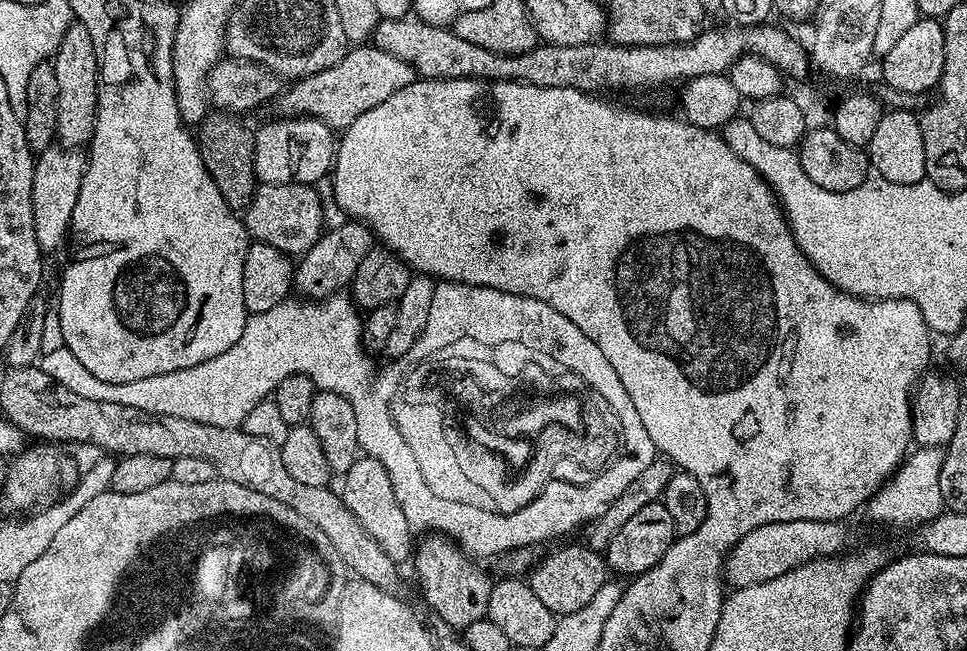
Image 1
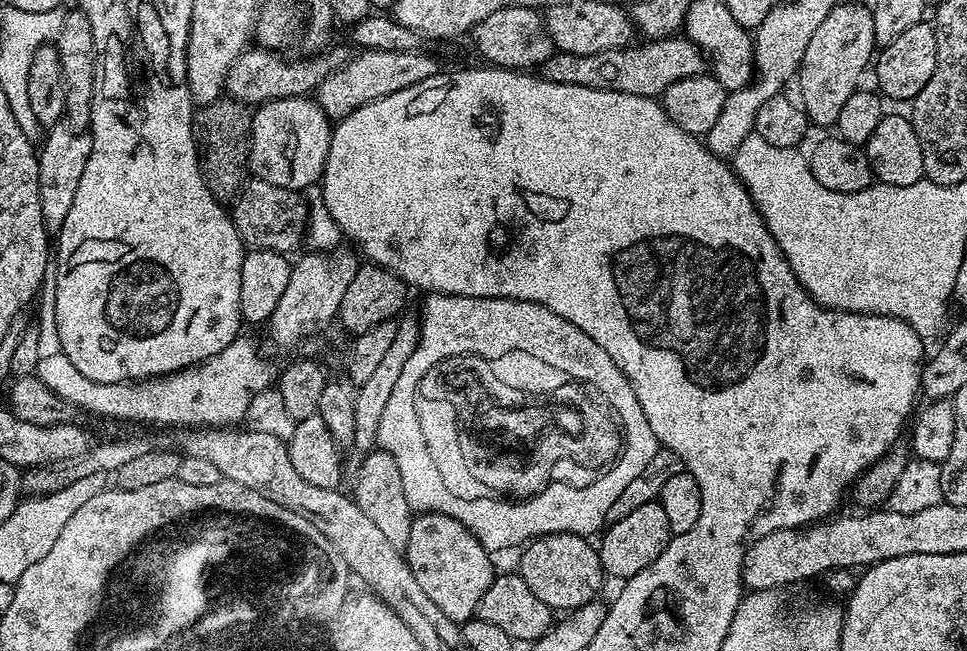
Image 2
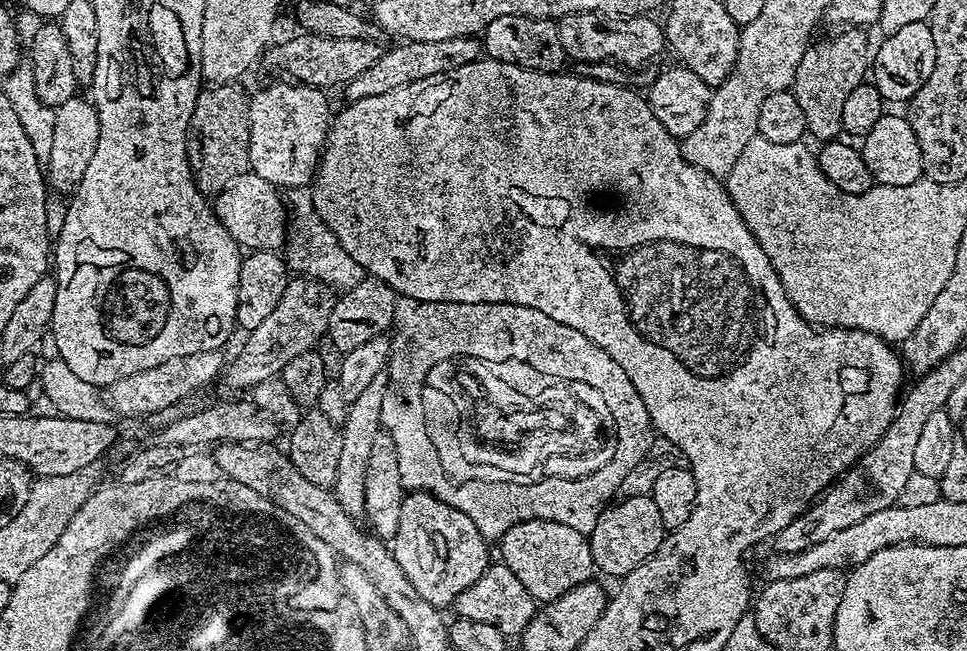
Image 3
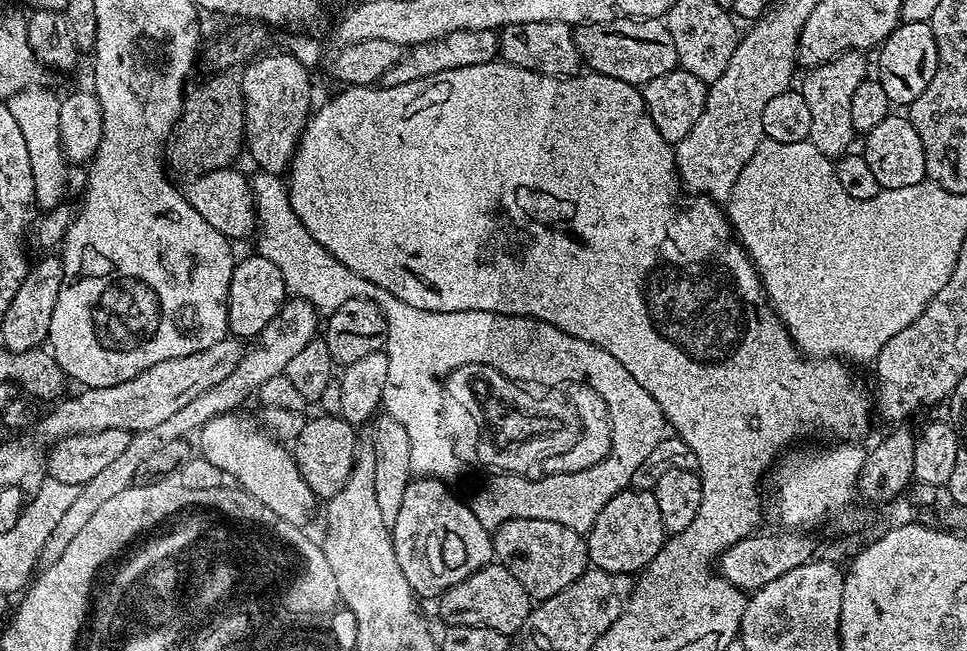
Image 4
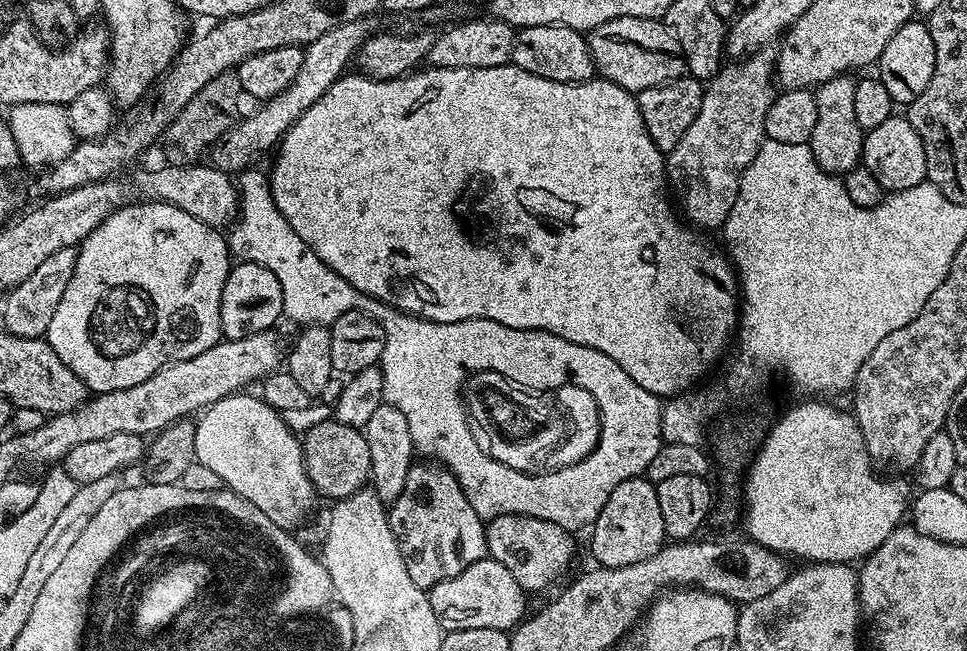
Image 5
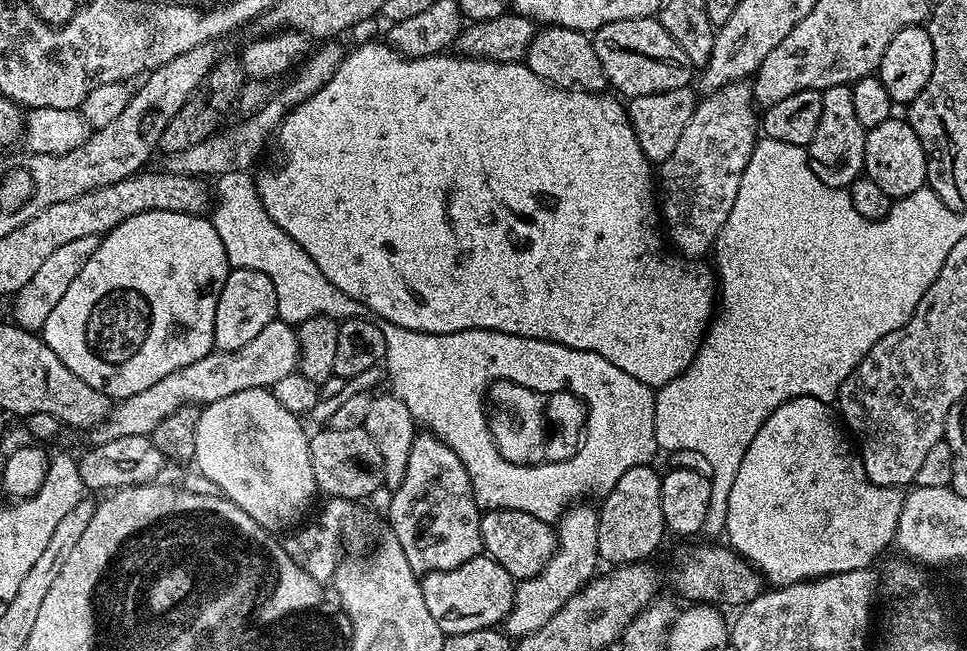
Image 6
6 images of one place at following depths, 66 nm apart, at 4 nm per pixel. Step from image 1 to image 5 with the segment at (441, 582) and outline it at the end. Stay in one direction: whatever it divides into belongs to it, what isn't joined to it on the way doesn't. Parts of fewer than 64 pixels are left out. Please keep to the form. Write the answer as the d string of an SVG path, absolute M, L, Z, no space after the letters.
M439 462L424 463L428 464L413 463L402 494L391 505L388 521L402 550L402 558L406 562L410 579L414 581L414 586L427 590L446 578L454 578L454 574L462 574L466 566L474 566L474 562L485 559L488 556L488 543L484 533L485 521L480 520L478 514L474 514L474 506L470 506L459 478Z

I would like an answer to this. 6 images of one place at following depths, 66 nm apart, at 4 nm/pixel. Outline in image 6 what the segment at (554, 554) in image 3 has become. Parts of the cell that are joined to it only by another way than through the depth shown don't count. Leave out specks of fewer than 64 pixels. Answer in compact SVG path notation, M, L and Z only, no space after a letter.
M487 510L480 518L484 552L509 572L513 581L528 580L550 562L556 549L556 528L549 521L522 514L522 510Z

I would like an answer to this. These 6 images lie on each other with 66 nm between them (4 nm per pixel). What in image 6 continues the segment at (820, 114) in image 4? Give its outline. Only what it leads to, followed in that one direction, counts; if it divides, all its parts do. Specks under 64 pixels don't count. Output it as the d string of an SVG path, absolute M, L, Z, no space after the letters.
M849 85L830 86L820 92L822 118L818 118L818 130L807 144L808 165L814 174L831 188L849 189L864 171L864 147L866 130L854 115L854 94Z

